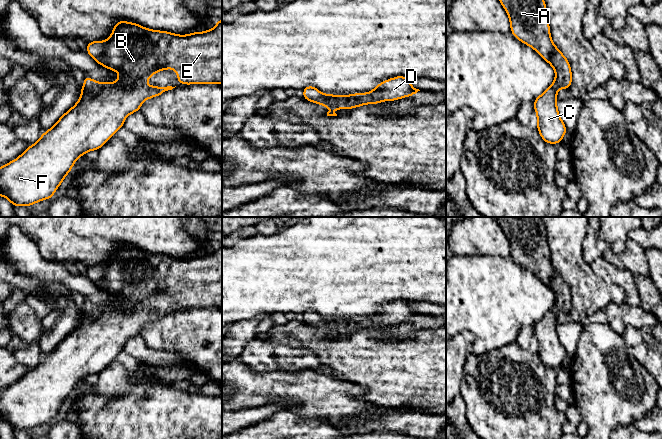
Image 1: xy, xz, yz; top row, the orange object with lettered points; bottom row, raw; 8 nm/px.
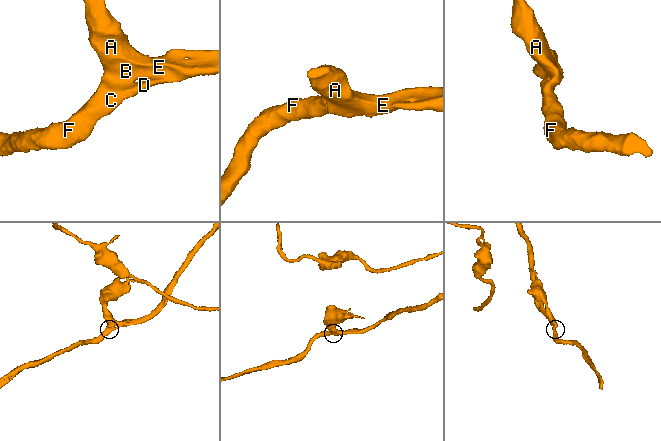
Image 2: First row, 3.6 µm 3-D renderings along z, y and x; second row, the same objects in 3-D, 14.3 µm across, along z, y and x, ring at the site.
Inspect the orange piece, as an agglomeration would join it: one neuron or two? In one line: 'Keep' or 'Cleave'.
Keep

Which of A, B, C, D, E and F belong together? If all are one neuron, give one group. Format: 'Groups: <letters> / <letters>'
Groups: A B C D E F

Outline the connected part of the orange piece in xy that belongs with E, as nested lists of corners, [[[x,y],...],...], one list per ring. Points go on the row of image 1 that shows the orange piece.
[[[219,19],[212,30],[178,35],[166,31],[152,30],[137,23],[118,21],[113,32],[106,41],[87,43],[86,52],[100,65],[117,71],[119,78],[113,83],[100,83],[88,76],[84,78],[81,96],[78,102],[46,132],[40,139],[30,145],[15,160],[0,166],[0,195],[15,206],[31,206],[45,199],[52,199],[65,176],[70,173],[76,160],[88,151],[101,148],[121,127],[126,117],[140,110],[142,103],[152,97],[159,96],[175,87],[147,86],[147,80],[156,72],[173,69],[177,72],[177,80],[181,84],[222,84],[222,19]]]

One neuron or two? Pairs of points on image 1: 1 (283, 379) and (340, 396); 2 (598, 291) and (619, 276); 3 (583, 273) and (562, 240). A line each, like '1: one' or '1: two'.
1: one
2: two
3: one

